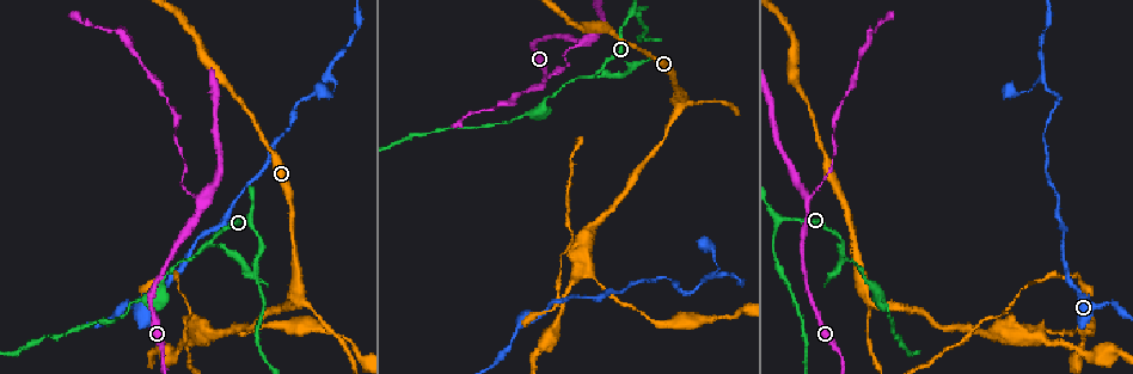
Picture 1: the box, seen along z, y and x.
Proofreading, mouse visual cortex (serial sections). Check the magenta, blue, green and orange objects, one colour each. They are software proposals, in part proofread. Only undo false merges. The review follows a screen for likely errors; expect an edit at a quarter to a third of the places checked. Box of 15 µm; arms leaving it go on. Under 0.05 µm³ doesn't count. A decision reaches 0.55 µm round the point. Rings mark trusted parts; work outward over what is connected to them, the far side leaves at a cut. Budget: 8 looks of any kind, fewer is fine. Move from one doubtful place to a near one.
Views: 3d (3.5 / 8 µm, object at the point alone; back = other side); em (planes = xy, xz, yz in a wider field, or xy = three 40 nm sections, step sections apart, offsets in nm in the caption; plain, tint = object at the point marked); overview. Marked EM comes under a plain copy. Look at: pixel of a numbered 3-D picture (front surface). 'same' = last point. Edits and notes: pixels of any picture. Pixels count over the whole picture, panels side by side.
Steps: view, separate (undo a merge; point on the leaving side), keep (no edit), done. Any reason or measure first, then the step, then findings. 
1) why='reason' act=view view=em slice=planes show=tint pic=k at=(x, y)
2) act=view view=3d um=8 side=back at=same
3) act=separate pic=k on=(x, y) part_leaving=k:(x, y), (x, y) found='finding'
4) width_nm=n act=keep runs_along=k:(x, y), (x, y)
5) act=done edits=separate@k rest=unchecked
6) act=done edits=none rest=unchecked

why='three-way junction' act=view view=3d um=3.5 pic=1 at=(805, 197)

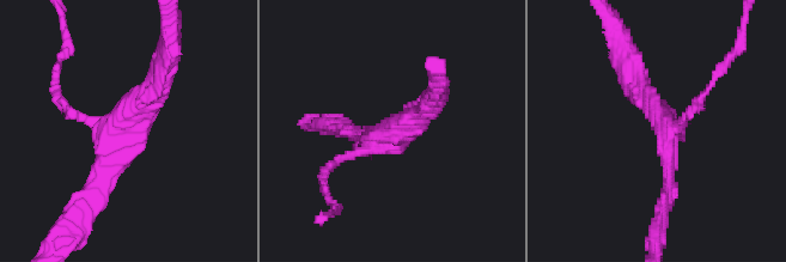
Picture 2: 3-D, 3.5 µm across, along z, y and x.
arms=3 arm_widths_nm=150,200,300 why='need the tissue' act=view view=em slice=planes show=tint pic=2 at=(111, 131)

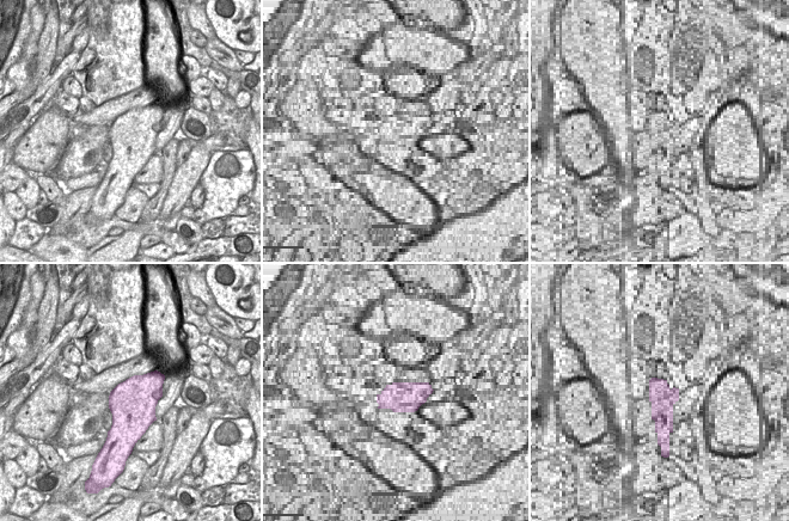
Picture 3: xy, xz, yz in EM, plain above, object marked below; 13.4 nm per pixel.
act=separate pic=2 on=(696, 105) part_leaving=2:(683, 121), (738, 48), (741, 37) found='a second cell is stuck on'

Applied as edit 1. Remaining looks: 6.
act=view view=3d um=8 pic=1 at=(866, 300)

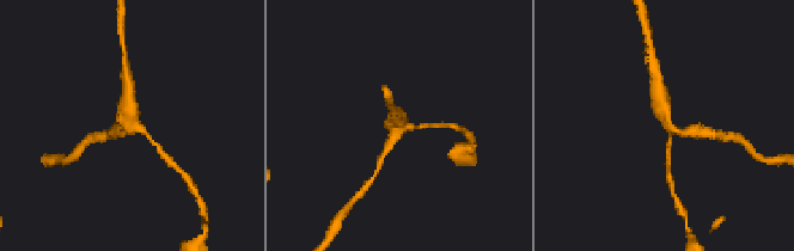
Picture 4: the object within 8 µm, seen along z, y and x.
why='closer look' act=view view=3d um=3.5 side=back pic=4 at=(129, 125)

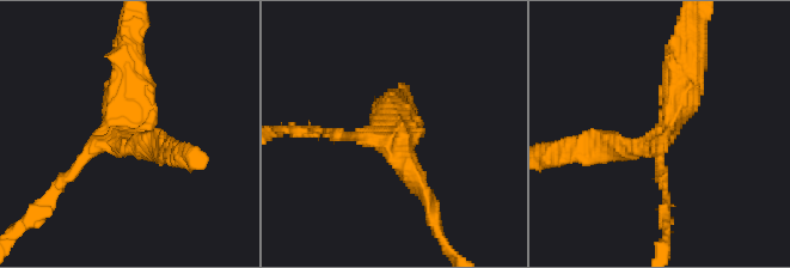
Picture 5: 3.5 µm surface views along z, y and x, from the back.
arms=3 arm_widths_nm=150,250,450 act=view view=em slice=xy step=3 show=tint pic=5 at=(389, 133)

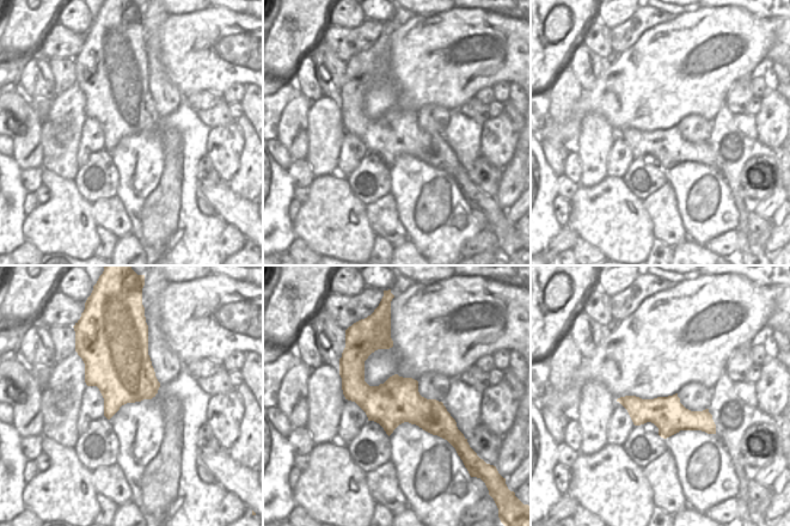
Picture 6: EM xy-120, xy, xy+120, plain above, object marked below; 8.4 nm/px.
act=keep runs_along=5:(684, 53), (672, 122), (604, 152) found='all the same cell'

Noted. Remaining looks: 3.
why='two arms in line, one across' act=view view=3d um=3.5 pic=1 at=(573, 240)

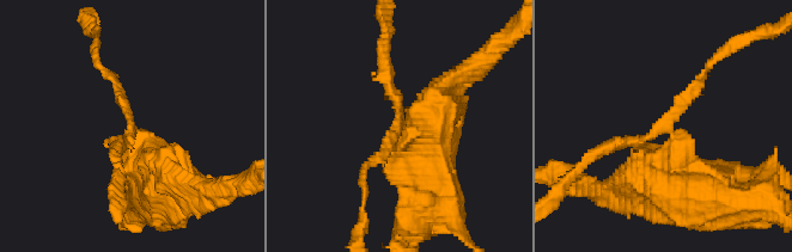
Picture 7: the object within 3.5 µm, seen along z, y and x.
arms=3 arm_widths_nm=150,200,500 act=view view=em slice=xy step=2 show=tint pic=7 at=(668, 130)

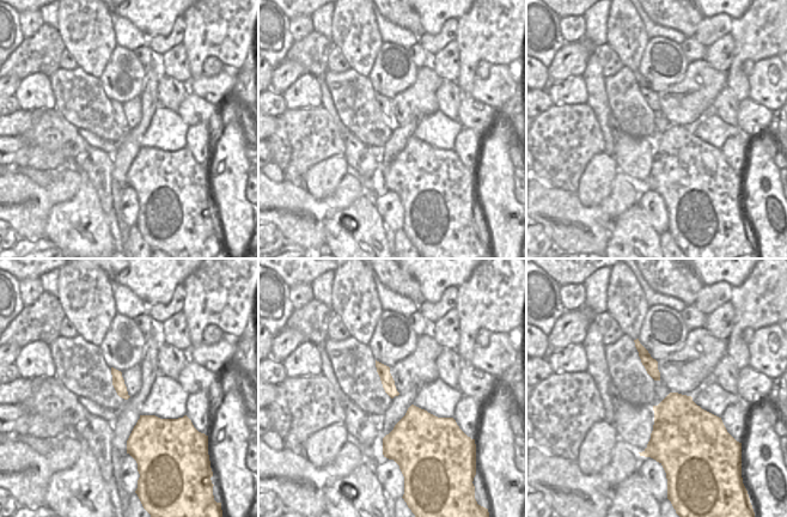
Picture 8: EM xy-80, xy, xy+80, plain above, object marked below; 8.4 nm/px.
width_nm=130 act=keep runs_along=7:(171, 179), (101, 66) found='continuous, no second cell'

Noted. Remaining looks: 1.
act=done edits=separate@2 rest=unchecked

